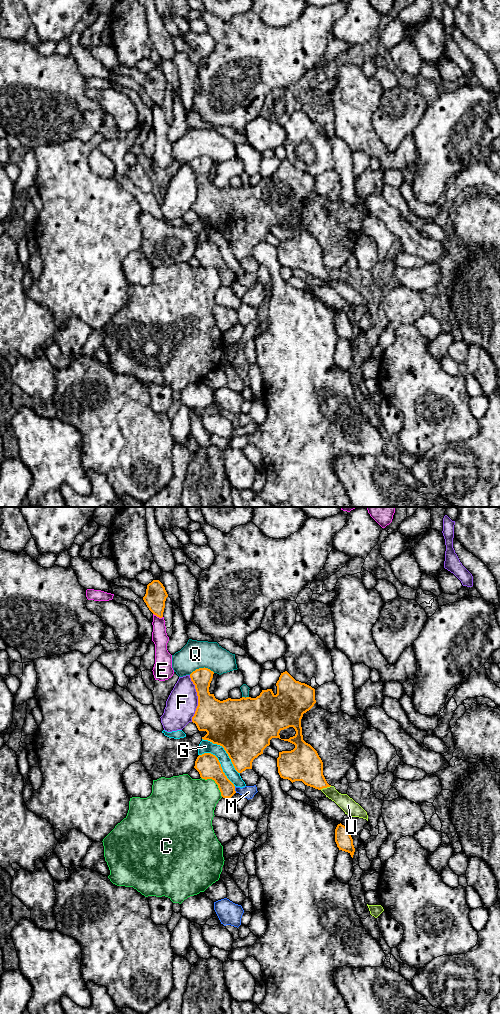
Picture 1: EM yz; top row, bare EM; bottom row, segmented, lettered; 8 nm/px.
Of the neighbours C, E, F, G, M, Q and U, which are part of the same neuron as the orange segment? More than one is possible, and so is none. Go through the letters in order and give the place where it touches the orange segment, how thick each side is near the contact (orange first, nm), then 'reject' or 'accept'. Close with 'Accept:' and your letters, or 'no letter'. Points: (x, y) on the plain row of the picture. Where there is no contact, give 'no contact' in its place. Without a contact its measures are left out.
C: contact yz (215, 270); calibres 190 and 380 nm; reject
E: contact yz (158, 104); calibres 170 and 130 nm; reject
F: contact yz (198, 186); calibres 300 and 240 nm; reject
G: contact yz (224, 237); calibres 460 and 110 nm; reject
M: contact yz (234, 277); calibres 160 and 100 nm; reject
Q: contact yz (201, 156); calibres 160 and 220 nm; reject
U: contact yz (325, 275); calibres 280 and 120 nm; accept
Accept: U

